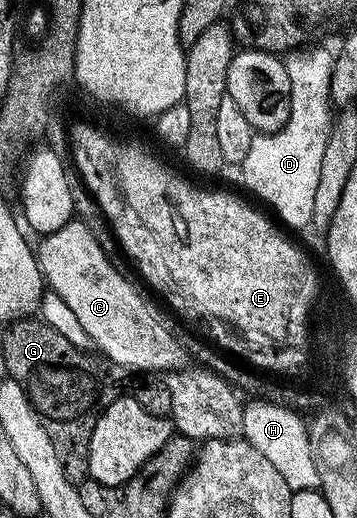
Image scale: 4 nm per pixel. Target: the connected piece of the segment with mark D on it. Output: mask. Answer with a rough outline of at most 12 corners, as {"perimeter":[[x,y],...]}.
{"perimeter":[[332,51],[286,59],[289,120],[256,133],[244,184],[312,223],[333,121]]}

